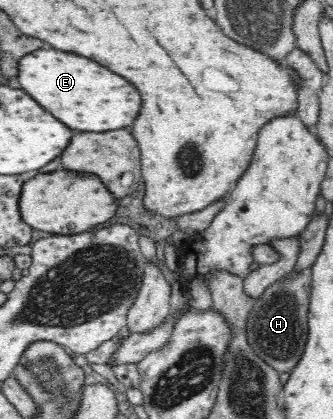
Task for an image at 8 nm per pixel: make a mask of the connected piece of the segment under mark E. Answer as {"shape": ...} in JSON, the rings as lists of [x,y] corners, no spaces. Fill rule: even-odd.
{"shape":[[[37,50],[19,62],[19,82],[25,92],[29,92],[45,110],[49,110],[57,120],[65,122],[69,128],[83,130],[83,132],[107,132],[107,130],[119,130],[133,124],[133,120],[139,116],[141,110],[141,96],[133,88],[131,82],[127,82],[123,76],[113,74],[105,66],[77,56],[77,54],[65,54],[61,50]]]}

